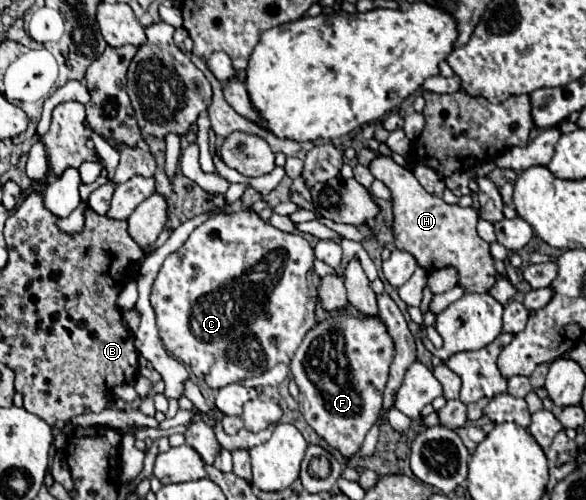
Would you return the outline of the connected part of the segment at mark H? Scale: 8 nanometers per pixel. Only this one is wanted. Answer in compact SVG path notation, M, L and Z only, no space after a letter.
M375 156L369 164L371 174L385 182L393 194L393 212L395 212L395 246L415 256L417 264L425 270L437 270L443 266L453 266L459 272L459 284L465 292L487 292L497 280L497 270L489 252L489 244L479 238L475 224L479 214L473 208L449 206L439 196L431 196L417 182L417 178L389 156Z

